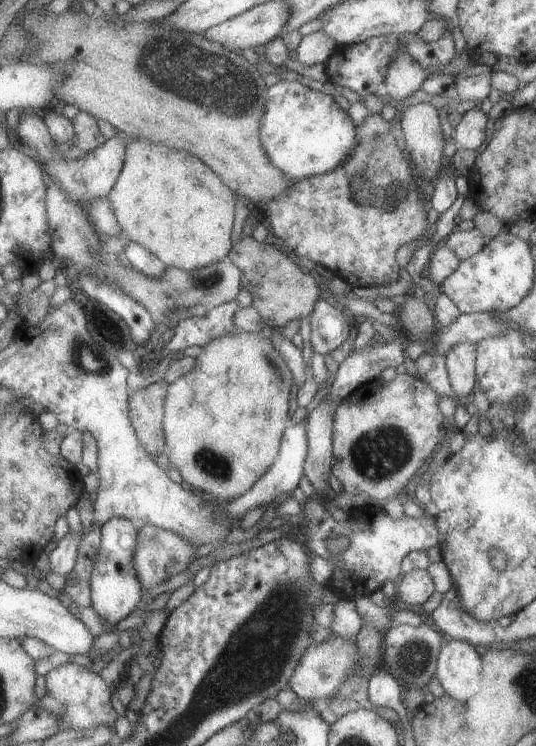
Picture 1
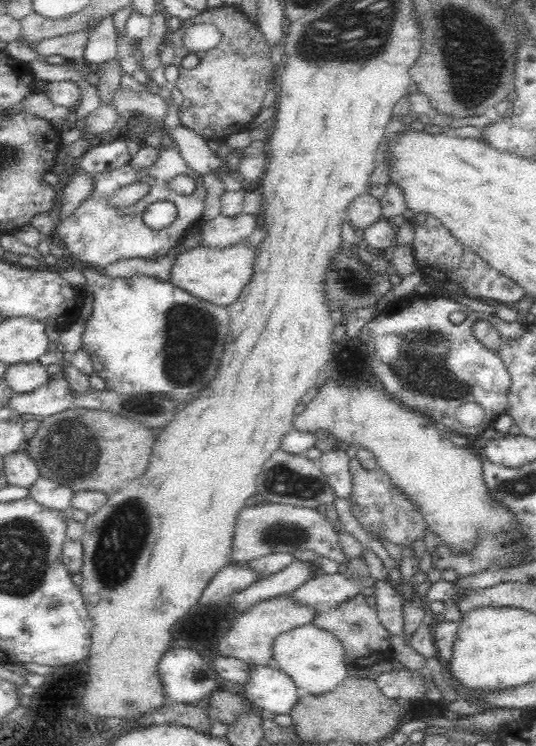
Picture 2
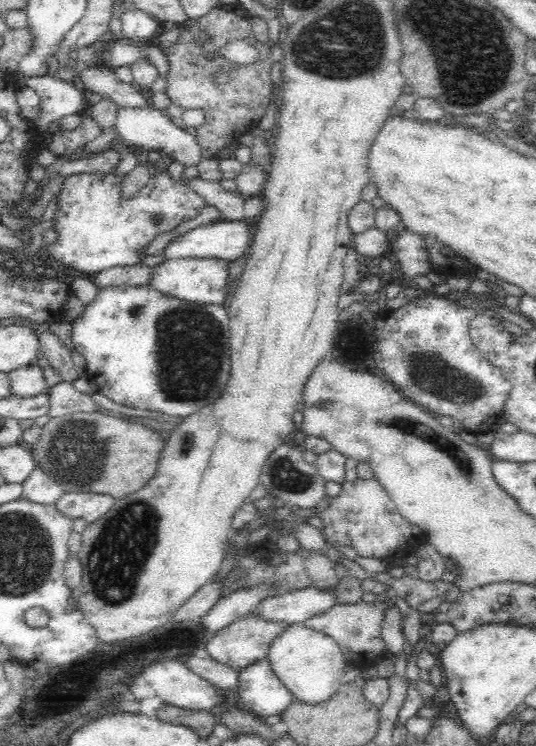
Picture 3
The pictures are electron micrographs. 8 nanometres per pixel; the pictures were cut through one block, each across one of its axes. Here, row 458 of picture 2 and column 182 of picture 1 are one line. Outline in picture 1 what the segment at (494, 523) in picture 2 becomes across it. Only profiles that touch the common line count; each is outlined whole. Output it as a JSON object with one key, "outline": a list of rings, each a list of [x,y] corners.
{"outline":[[[240,329],[236,334],[226,334],[220,336],[216,340],[212,340],[210,344],[206,344],[202,348],[202,353],[198,357],[198,366],[182,376],[176,383],[170,386],[170,393],[166,400],[166,415],[164,418],[164,425],[166,430],[168,447],[171,452],[170,460],[173,465],[181,473],[183,480],[192,484],[198,491],[203,494],[208,494],[215,501],[232,501],[238,499],[254,489],[259,481],[270,470],[273,469],[277,459],[282,453],[282,446],[285,442],[286,432],[290,428],[290,410],[292,410],[292,385],[294,385],[294,374],[290,364],[282,355],[282,352],[274,346],[274,340],[266,338],[263,334],[258,332],[247,332]]]}

